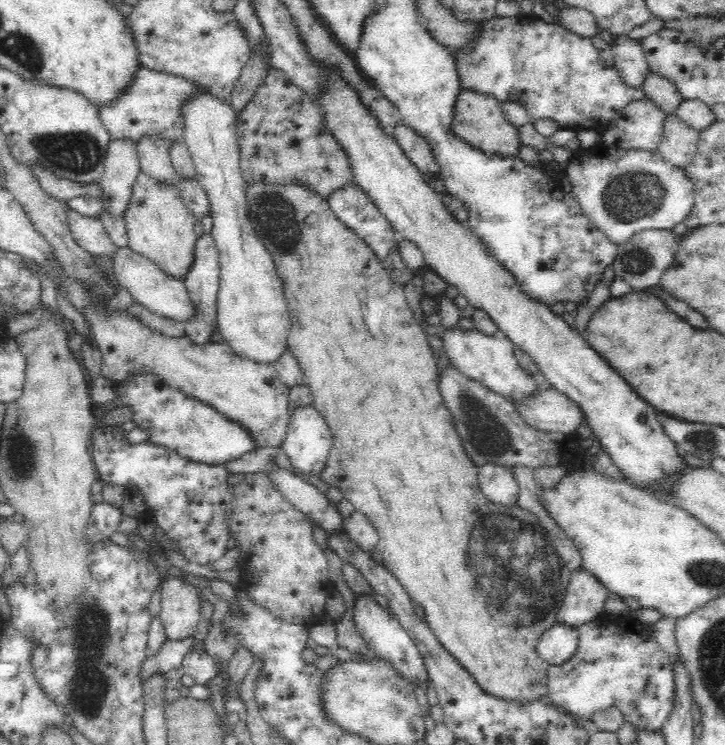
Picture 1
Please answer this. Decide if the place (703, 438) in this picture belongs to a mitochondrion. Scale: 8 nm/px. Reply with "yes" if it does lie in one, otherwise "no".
yes

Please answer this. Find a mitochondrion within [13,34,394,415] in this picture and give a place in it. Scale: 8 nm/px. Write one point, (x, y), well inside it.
(76, 153)

